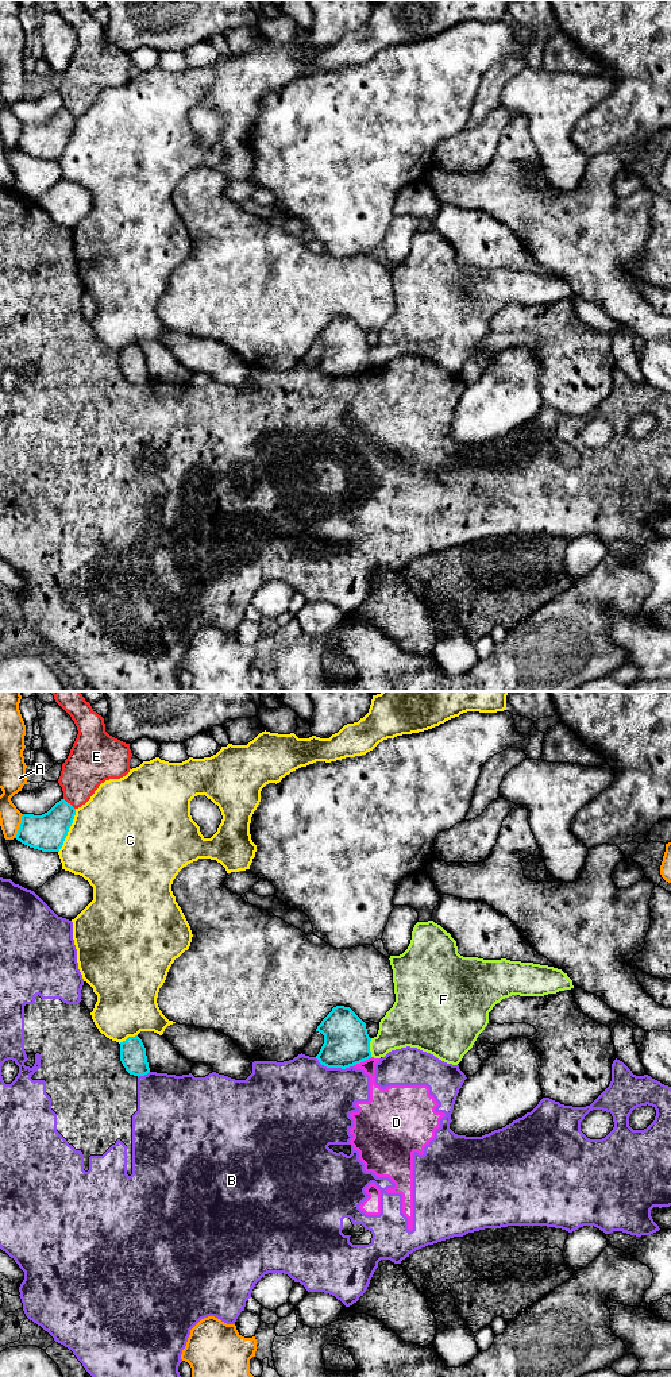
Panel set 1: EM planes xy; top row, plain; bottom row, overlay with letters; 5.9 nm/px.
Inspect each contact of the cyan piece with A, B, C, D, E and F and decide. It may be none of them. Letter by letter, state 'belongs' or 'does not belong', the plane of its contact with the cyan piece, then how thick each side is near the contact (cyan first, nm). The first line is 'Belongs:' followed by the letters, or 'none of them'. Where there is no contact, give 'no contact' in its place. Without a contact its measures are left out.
Belongs: none of them
A: does not belong; contact in xy; calibres 220 and 130 nm
B: does not belong; contact in xy; calibres 280 and 460 nm
C: does not belong; contact in xy; calibres 220 and 480 nm
D: does not belong; contact in xy; calibres 280 and 130 nm
E: does not belong; contact in xy; calibres 220 and 260 nm
F: does not belong; contact in xy; calibres 280 and 260 nm

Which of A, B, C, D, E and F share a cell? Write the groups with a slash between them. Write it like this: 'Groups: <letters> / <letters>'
Groups: A / B D / C / E / F

